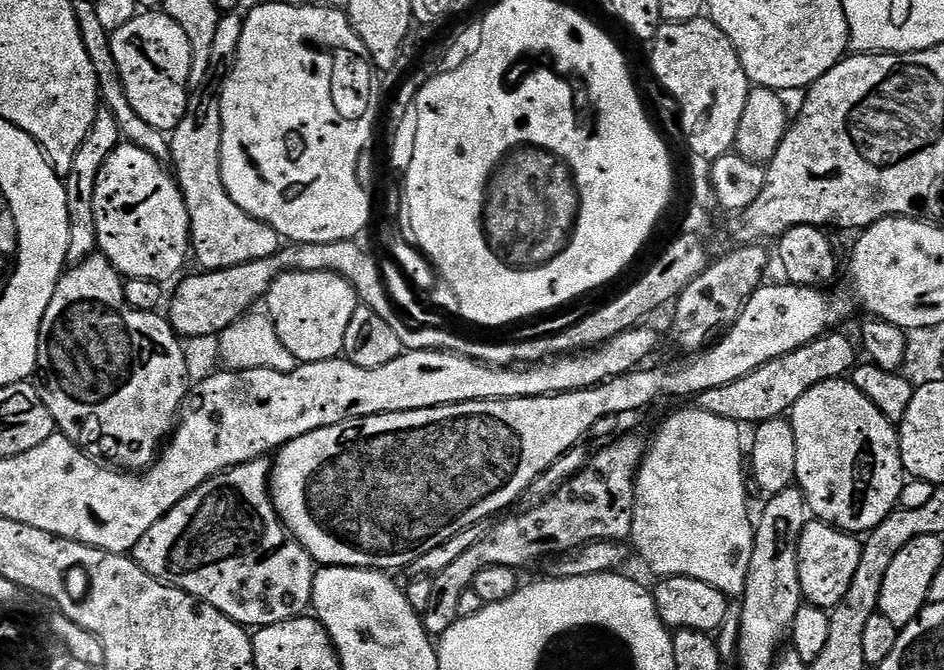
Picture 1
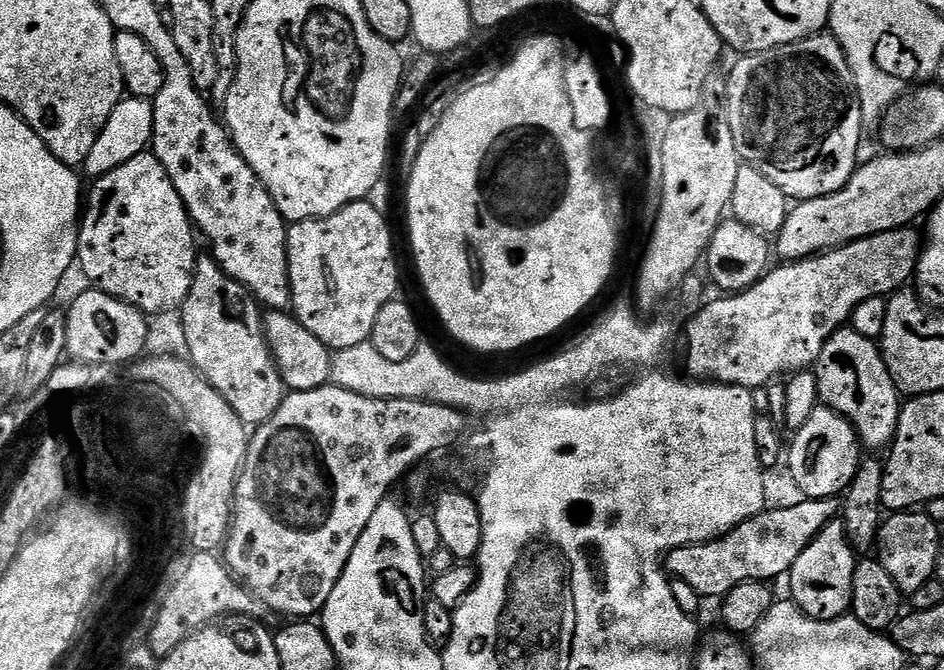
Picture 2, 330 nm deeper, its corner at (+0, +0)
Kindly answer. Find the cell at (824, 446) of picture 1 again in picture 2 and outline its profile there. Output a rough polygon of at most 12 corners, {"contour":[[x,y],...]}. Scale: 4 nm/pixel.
{"contour":[[851,326],[822,346],[820,404],[865,449],[896,439],[902,396],[879,343]]}

